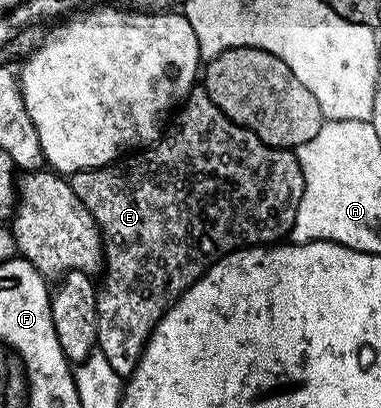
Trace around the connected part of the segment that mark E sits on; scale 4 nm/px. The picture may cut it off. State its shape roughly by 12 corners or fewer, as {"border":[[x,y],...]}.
{"border":[[192,88],[150,150],[70,173],[105,271],[97,351],[290,233],[305,178]]}

